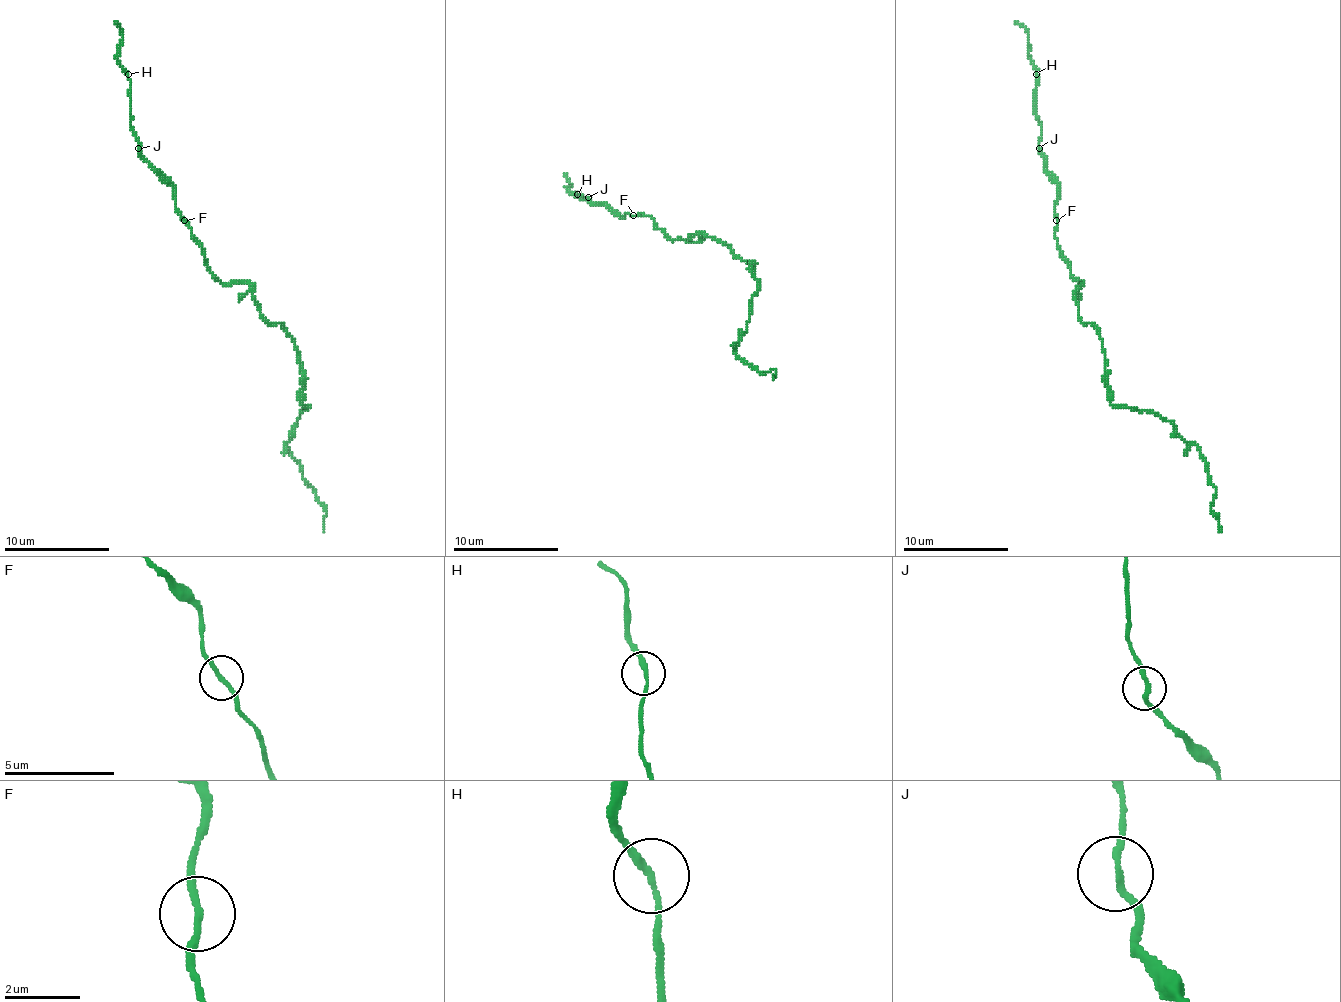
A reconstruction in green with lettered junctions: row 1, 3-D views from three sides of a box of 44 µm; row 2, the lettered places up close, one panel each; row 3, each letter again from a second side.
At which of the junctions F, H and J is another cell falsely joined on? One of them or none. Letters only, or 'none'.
F

